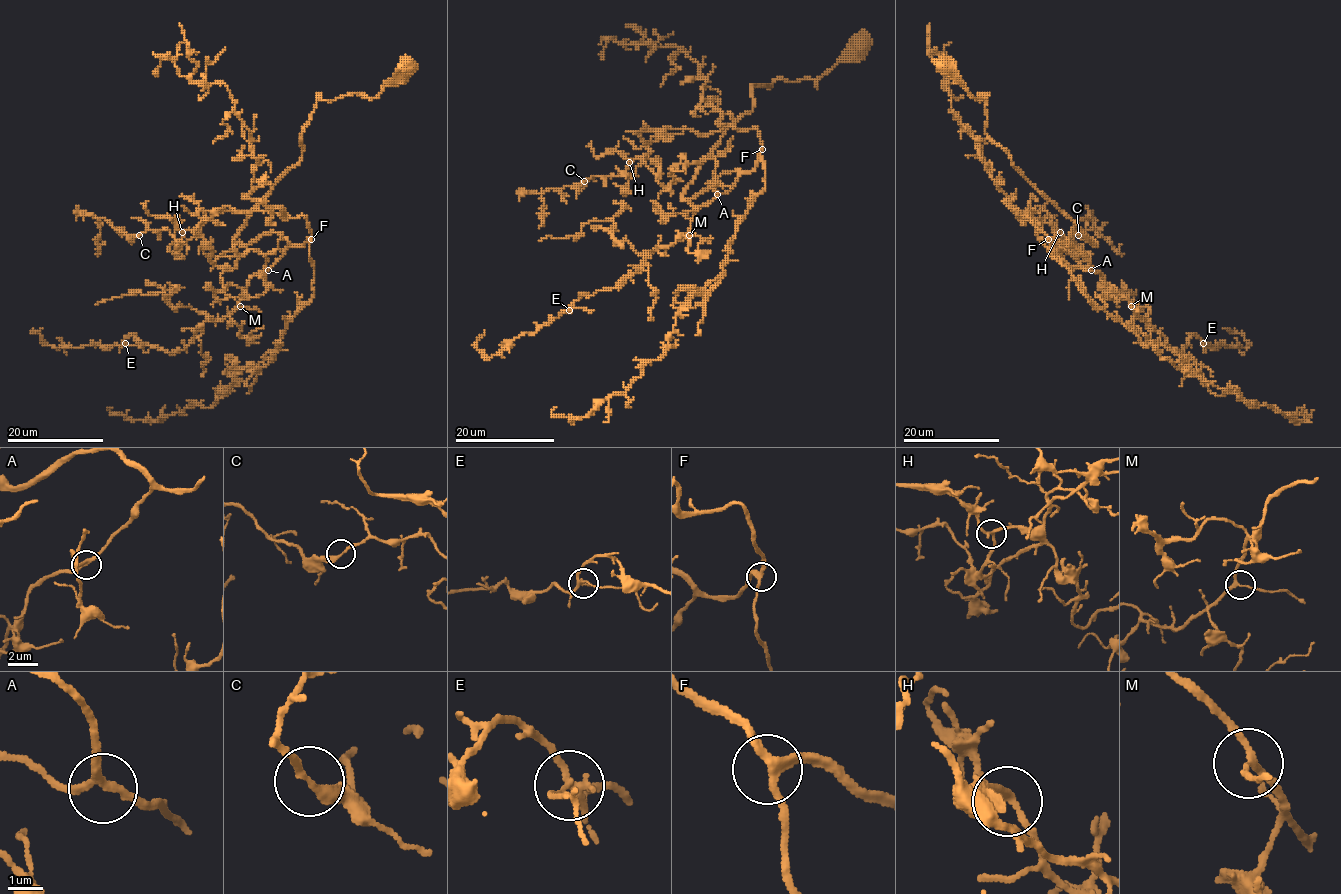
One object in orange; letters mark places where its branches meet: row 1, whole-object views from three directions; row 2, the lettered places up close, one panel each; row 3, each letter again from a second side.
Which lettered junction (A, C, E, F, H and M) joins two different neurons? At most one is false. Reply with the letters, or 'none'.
none

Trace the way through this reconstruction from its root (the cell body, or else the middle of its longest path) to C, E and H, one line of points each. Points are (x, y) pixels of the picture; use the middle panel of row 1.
C: (860, 42), (817, 80), (754, 85), (682, 199), (751, 172), (756, 128), (666, 128), (623, 174), (584, 180)
E: (860, 42), (817, 80), (754, 85), (753, 108), (682, 199), (737, 170), (735, 185), (640, 271), (569, 310)
H: (860, 42), (817, 80), (754, 85), (682, 199), (751, 172), (758, 131), (731, 126), (666, 128), (629, 162)

